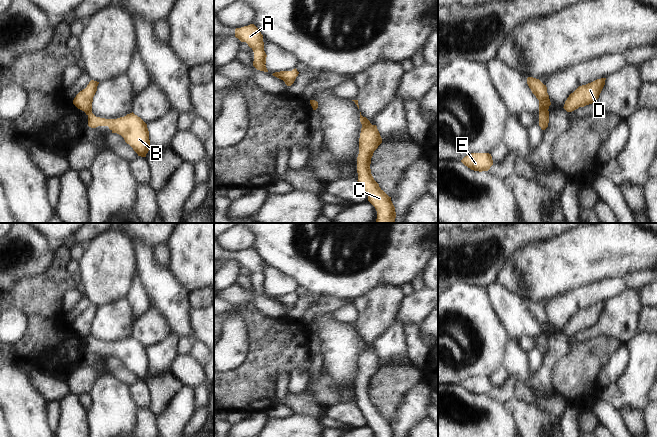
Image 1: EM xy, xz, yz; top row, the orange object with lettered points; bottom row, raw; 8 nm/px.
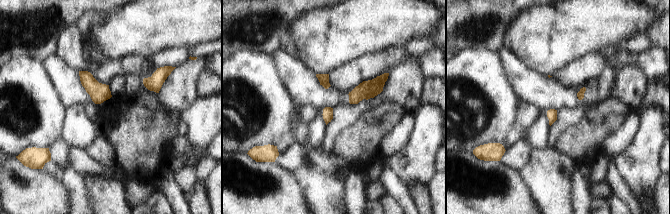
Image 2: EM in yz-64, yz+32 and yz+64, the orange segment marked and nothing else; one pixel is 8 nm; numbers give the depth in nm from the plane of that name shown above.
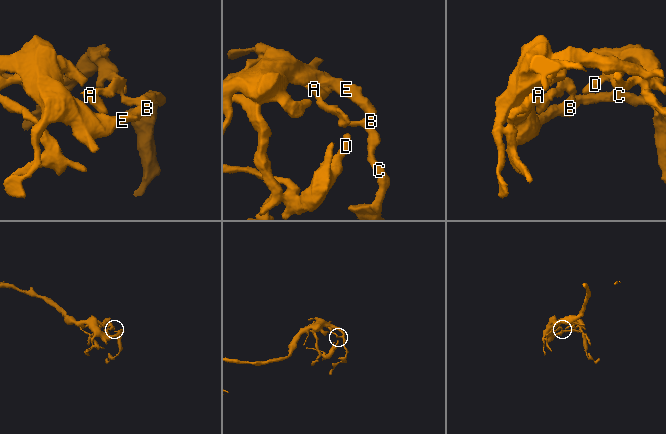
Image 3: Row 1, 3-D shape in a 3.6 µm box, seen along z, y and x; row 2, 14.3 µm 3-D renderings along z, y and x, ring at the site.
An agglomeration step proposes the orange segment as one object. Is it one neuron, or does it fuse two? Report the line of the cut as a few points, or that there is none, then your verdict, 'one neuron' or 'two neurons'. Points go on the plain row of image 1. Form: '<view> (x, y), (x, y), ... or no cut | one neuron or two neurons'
yz (548, 335), (539, 337) | two neurons

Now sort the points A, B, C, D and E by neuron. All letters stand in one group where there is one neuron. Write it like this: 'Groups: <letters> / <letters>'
Groups: A / B C D E

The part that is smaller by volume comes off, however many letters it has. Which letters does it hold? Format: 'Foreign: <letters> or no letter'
Foreign: A

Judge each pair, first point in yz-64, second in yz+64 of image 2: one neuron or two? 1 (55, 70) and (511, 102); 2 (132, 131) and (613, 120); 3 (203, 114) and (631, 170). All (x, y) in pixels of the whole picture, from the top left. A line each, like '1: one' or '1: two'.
1: two
2: one
3: one

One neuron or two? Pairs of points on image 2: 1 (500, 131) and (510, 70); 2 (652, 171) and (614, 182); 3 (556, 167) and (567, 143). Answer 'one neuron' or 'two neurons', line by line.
1: two neurons
2: two neurons
3: two neurons

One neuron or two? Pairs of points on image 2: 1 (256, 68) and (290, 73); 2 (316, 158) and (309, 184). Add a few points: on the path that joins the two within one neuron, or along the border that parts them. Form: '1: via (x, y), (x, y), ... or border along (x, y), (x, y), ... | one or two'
1: border along (272, 56), (274, 67), (288, 92) | two
2: via (318, 164), (318, 175), (315, 178) | one

